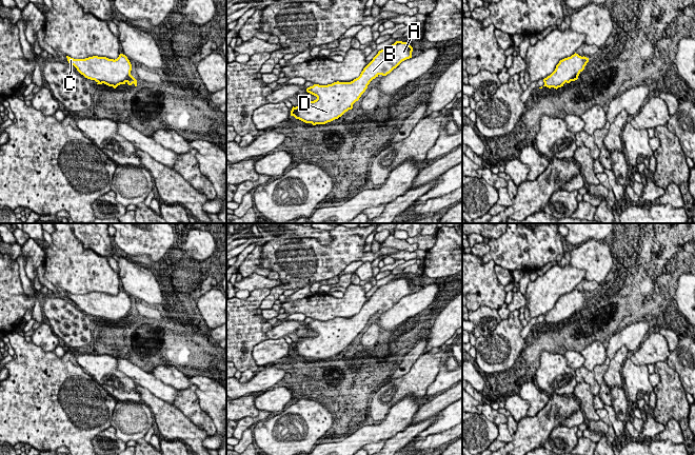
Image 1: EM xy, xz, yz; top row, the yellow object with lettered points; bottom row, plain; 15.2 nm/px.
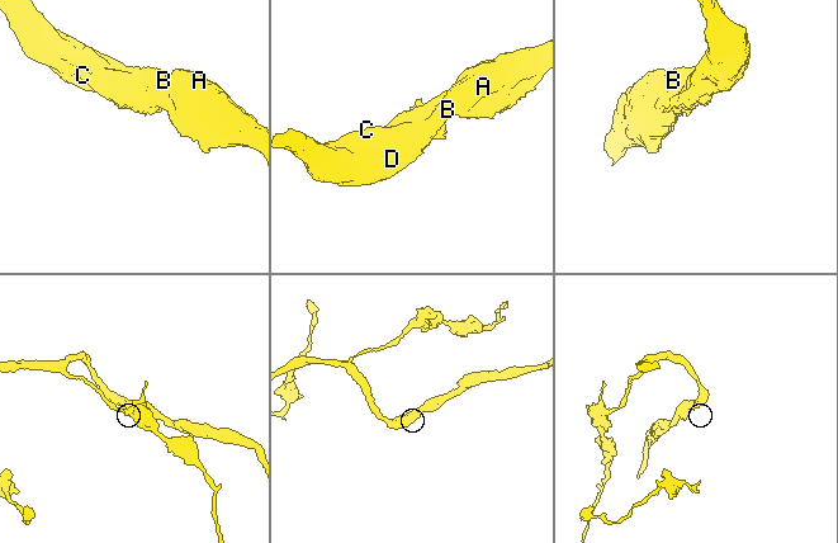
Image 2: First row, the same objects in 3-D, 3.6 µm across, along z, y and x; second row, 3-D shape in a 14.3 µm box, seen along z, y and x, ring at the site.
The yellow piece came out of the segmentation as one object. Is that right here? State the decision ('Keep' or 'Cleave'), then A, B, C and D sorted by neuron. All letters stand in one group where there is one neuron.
Keep. Groups: A B C D

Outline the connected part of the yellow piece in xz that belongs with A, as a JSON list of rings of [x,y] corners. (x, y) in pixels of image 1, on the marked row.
[[[396,41],[394,44],[378,52],[373,60],[363,68],[360,76],[351,82],[334,82],[327,85],[314,84],[306,92],[316,96],[314,101],[303,101],[296,107],[293,106],[291,116],[305,123],[325,124],[341,117],[345,112],[353,108],[353,104],[359,100],[368,88],[370,82],[379,75],[386,76],[402,61],[412,58],[413,47],[408,42]]]

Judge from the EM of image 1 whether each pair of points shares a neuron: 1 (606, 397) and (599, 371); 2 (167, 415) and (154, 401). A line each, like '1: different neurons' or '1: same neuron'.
1: same neuron
2: same neuron

